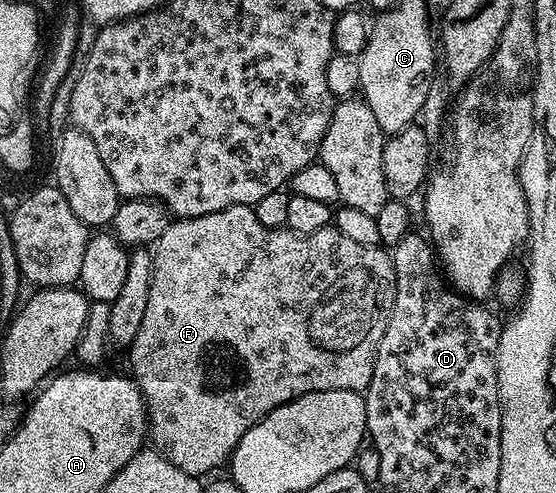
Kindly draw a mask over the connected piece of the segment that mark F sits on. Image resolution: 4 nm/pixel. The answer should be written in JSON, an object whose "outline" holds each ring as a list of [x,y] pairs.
{"outline":[[[237,204],[231,208],[224,210],[216,210],[212,214],[204,214],[203,216],[187,216],[185,218],[175,219],[164,230],[164,234],[160,234],[158,243],[153,245],[152,255],[154,257],[154,269],[152,270],[152,290],[148,290],[148,307],[144,313],[144,323],[141,324],[140,330],[136,334],[136,338],[130,344],[128,355],[130,355],[130,368],[133,379],[138,381],[138,389],[142,392],[142,396],[146,399],[146,415],[148,417],[148,440],[155,452],[159,452],[168,462],[172,462],[172,466],[176,466],[180,470],[184,470],[184,474],[189,476],[205,477],[205,472],[210,472],[213,468],[218,468],[229,461],[230,456],[234,453],[234,447],[240,442],[240,438],[244,438],[244,434],[248,434],[248,430],[256,422],[260,422],[272,410],[276,410],[280,406],[284,406],[288,402],[292,402],[296,398],[300,398],[304,394],[312,394],[320,390],[352,390],[353,392],[365,393],[366,387],[372,382],[372,374],[374,373],[374,363],[376,362],[376,354],[380,346],[380,338],[384,338],[384,330],[388,326],[388,318],[390,311],[394,305],[394,291],[396,290],[396,278],[394,277],[394,262],[391,253],[385,247],[379,246],[360,246],[360,242],[352,242],[352,238],[340,234],[340,230],[336,226],[327,226],[316,230],[307,236],[300,236],[296,232],[290,231],[289,228],[269,228],[264,226],[264,222],[260,222],[260,218],[256,218],[253,207],[249,204]]]}

